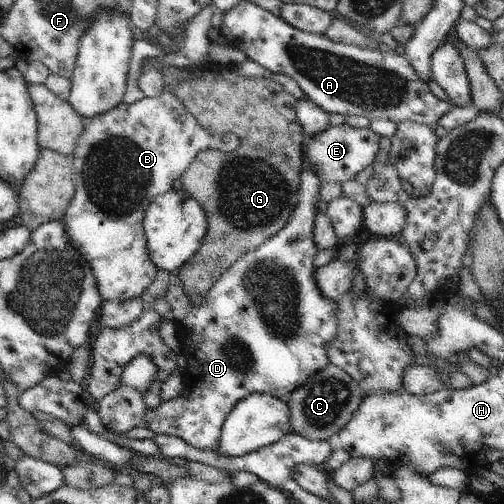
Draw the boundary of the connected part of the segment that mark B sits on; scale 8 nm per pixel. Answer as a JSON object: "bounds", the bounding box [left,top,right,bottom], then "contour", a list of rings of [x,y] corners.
{"bounds":[62,89,240,302],"contour":[[[164,89],[160,96],[119,104],[102,116],[94,116],[89,123],[86,121],[72,154],[76,190],[62,222],[70,244],[91,267],[103,302],[141,298],[158,274],[159,269],[147,249],[143,225],[146,209],[152,201],[172,189],[174,180],[186,172],[198,152],[211,148],[229,153],[239,145],[240,139],[233,133],[209,134],[180,100]]]}

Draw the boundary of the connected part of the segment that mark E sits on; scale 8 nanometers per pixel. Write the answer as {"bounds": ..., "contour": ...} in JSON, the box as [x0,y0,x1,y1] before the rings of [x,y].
{"bounds":[303,123,380,184],"contour":[[[347,123],[340,126],[331,126],[316,134],[312,140],[304,140],[303,166],[310,166],[316,170],[321,184],[338,182],[342,184],[368,166],[372,166],[380,146],[380,135],[370,128],[352,128]]]}

